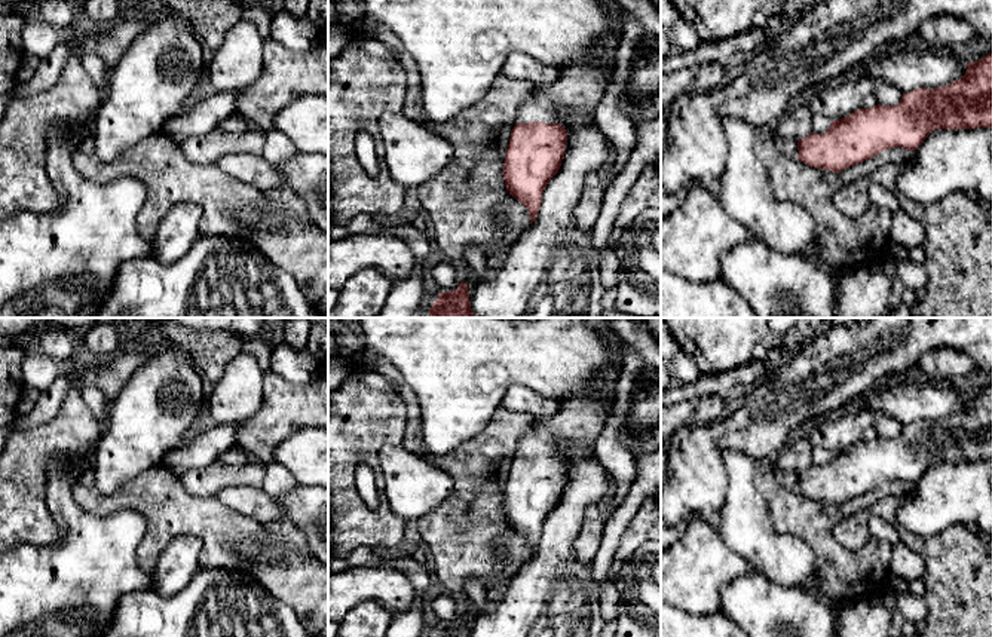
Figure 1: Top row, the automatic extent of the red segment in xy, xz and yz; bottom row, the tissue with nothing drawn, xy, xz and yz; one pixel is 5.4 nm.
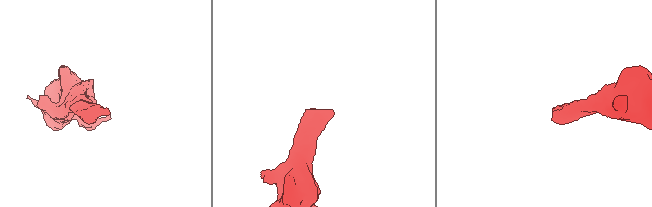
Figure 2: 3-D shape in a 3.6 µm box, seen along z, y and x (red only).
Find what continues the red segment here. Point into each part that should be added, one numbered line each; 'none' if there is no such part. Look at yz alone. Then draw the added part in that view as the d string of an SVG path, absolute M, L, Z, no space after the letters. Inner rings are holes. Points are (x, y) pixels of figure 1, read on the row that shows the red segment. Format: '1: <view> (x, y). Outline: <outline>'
1: yz (789, 147). Outline: M775 129L771 135L771 143L777 147L777 150L780 150L783 154L789 156L789 157L796 157L799 156L799 150L797 150L797 141L794 140L789 140L784 138L783 135L780 135Z

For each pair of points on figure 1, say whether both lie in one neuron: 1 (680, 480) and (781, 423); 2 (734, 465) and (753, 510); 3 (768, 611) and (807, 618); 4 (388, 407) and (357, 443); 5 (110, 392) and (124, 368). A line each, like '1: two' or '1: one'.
1: one
2: one
3: one
4: one
5: one

